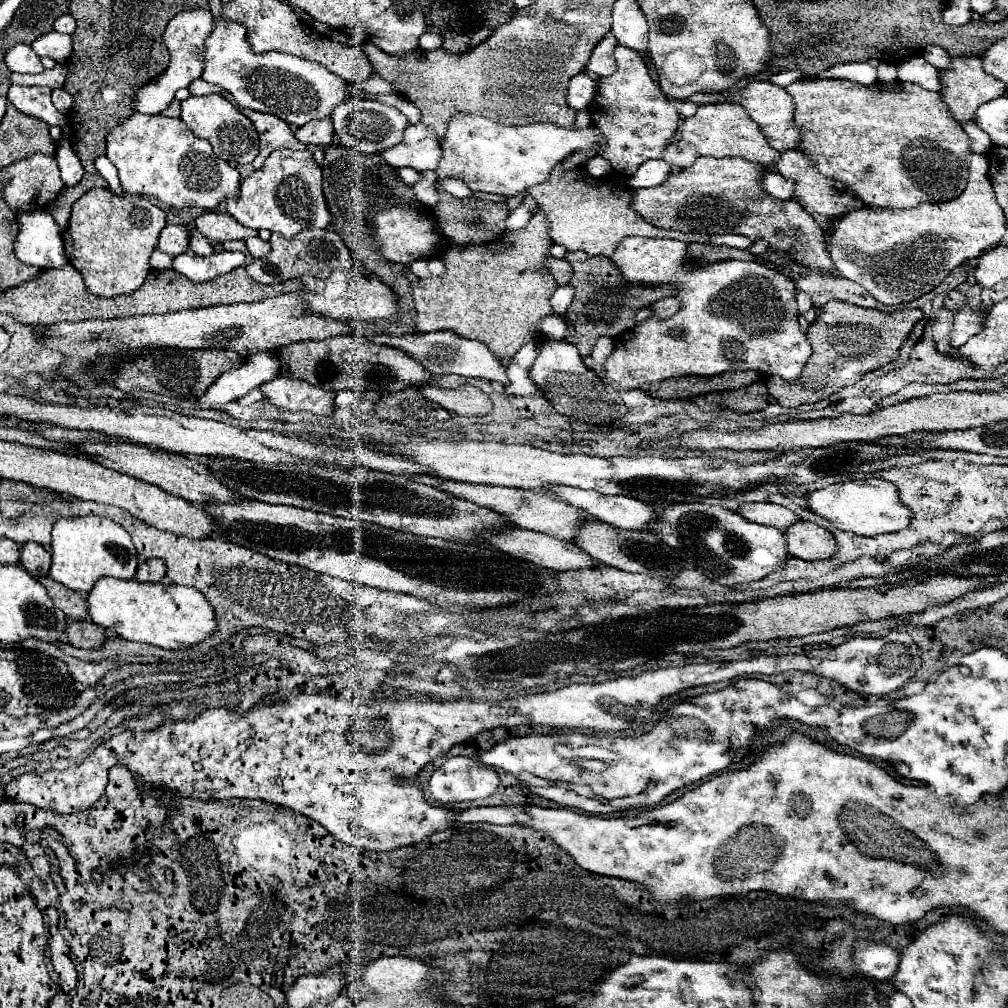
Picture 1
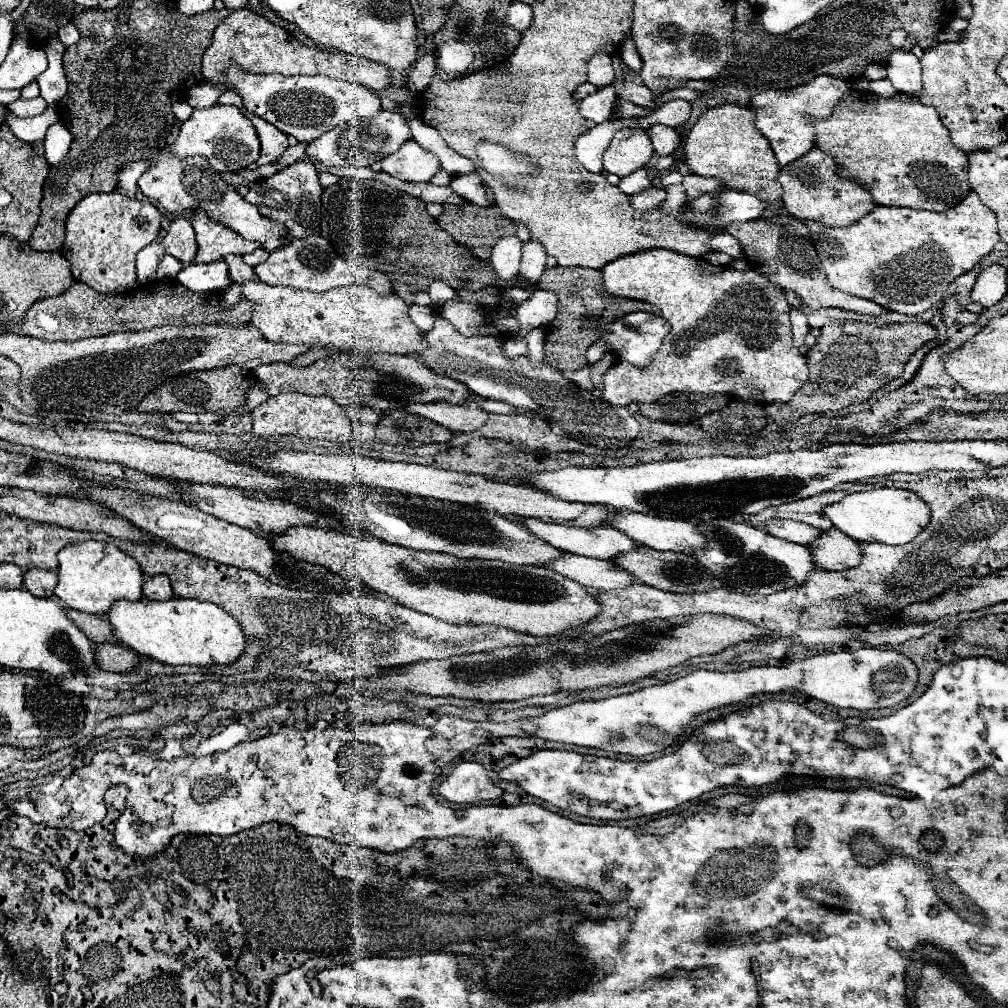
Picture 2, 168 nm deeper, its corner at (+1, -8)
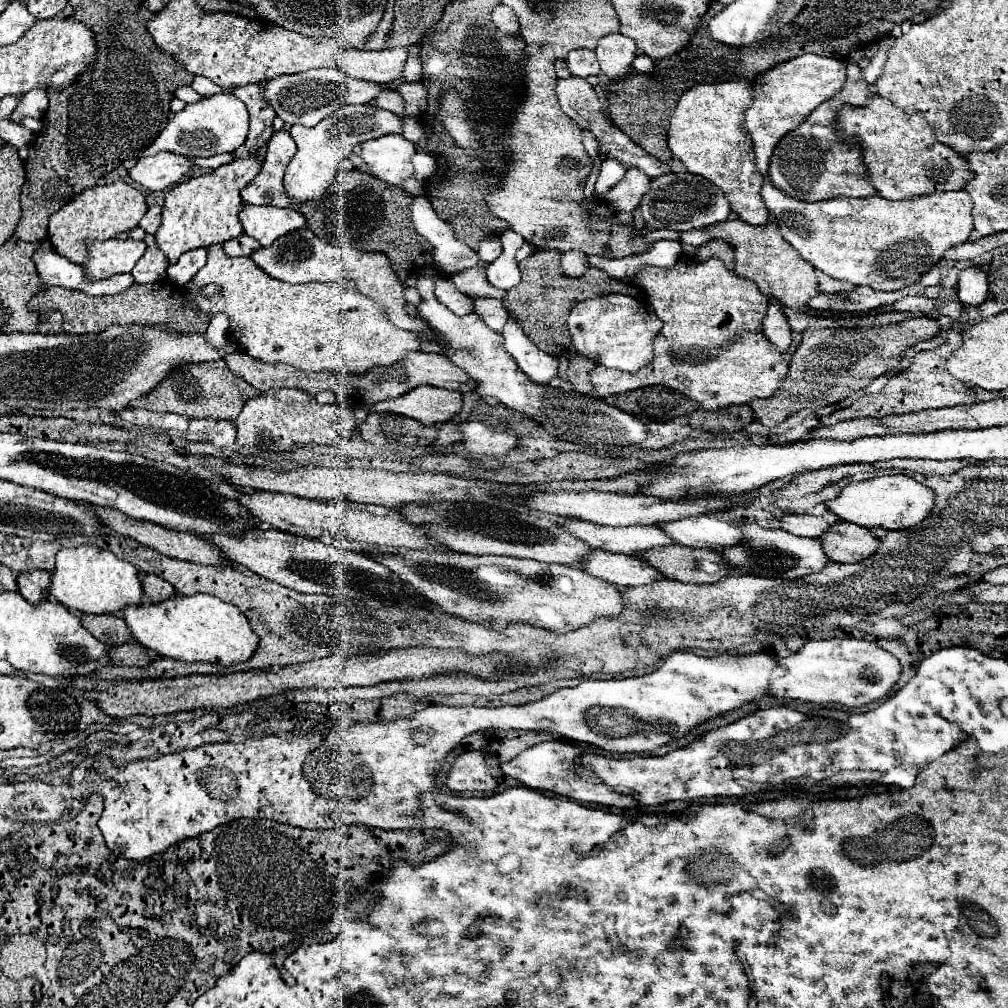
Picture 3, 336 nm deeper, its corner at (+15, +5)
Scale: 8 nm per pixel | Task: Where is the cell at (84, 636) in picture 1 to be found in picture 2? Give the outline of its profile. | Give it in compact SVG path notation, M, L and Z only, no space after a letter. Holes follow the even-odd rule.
M97 644L95 660L101 670L131 672L141 662L141 656L129 650L125 644Z

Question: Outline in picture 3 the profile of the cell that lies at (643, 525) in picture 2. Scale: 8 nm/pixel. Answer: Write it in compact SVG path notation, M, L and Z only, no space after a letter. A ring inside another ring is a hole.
M697 515L679 521L667 521L657 525L673 543L685 547L705 547L717 549L727 545L741 543L741 531L725 521L719 521L711 515Z

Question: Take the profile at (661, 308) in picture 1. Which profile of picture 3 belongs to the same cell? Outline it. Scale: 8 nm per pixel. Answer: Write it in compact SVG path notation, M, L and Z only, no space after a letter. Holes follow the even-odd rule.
M601 295L577 303L567 319L573 347L577 353L593 359L597 365L621 371L637 371L653 357L653 339L663 327L655 311L629 295Z

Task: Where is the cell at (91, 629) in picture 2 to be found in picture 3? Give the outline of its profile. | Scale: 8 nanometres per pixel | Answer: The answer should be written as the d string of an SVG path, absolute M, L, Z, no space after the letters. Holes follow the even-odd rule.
M81 613L79 619L81 619L81 625L85 629L89 629L89 633L105 645L121 645L121 643L133 641L133 637L129 637L125 621L117 615L85 615L85 613Z

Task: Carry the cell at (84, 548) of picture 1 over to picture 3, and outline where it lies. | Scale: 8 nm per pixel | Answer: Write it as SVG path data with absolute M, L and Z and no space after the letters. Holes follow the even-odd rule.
M79 545L79 547L61 547L57 553L55 571L51 573L51 599L61 605L81 611L81 613L117 613L125 605L139 605L143 599L143 589L139 581L139 571L113 555L109 549L97 545Z

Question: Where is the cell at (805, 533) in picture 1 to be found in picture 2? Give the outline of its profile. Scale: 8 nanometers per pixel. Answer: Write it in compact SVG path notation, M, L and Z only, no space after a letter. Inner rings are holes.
M831 528L829 532L823 532L823 536L819 536L809 548L819 568L847 570L861 564L861 546L863 542L853 540L837 528Z

